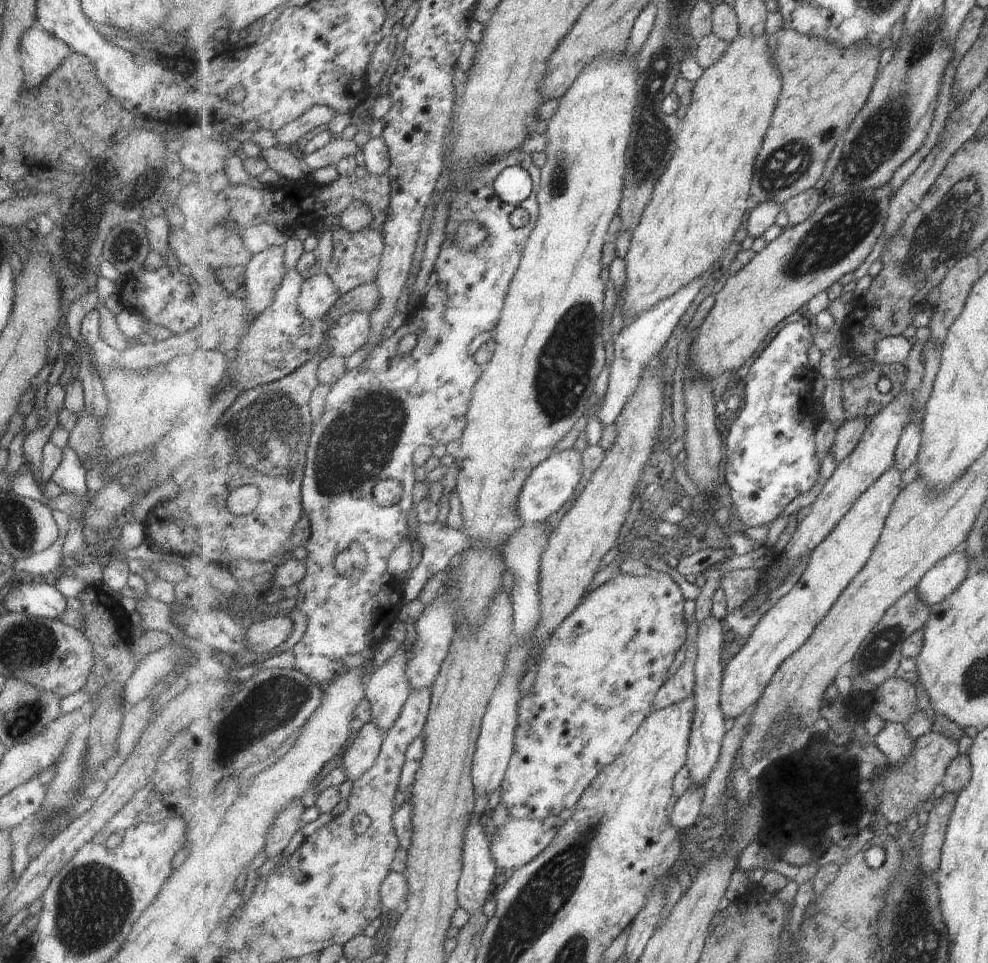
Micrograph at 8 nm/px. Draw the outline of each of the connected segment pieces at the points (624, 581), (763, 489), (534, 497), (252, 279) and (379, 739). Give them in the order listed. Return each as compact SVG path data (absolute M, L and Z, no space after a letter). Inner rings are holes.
M651 570L645 576L632 576L626 573L617 573L609 581L601 585L598 589L589 593L583 603L552 633L545 643L545 648L538 660L538 670L534 685L529 694L519 700L519 716L517 718L516 738L514 752L508 765L505 781L500 787L500 802L507 807L508 814L513 818L548 818L549 816L559 816L563 810L574 809L580 802L585 790L592 786L595 778L601 774L605 766L621 755L623 746L640 730L643 722L647 720L653 712L653 702L659 690L671 677L669 670L675 662L677 652L681 646L688 642L688 626L685 621L685 596L679 588L679 584L667 572L657 572Z
M792 323L784 326L776 337L769 343L765 351L754 361L750 367L750 371L746 376L747 388L745 390L746 404L741 409L738 419L730 426L725 444L725 485L730 489L732 505L737 509L736 514L743 523L744 528L763 526L763 524L771 524L775 522L775 518L779 518L779 514L785 510L787 504L791 504L797 496L807 494L808 490L815 488L821 476L821 468L824 459L817 458L817 431L822 426L824 420L816 410L814 401L816 400L816 389L814 388L816 370L809 368L809 348L814 344L814 329L812 326L803 326L801 323Z
M577 449L555 451L529 474L527 482L523 484L519 504L517 504L517 514L524 525L533 526L535 522L550 518L572 499L581 482L581 472L583 472L581 454L582 452Z
M275 244L253 256L253 262L246 267L245 289L247 314L257 319L275 300L275 292L287 275L285 267L286 244Z
M364 724L363 729L359 731L358 736L341 759L340 768L345 770L345 774L347 774L345 782L350 781L352 784L375 766L385 738L386 733L381 732L377 724Z

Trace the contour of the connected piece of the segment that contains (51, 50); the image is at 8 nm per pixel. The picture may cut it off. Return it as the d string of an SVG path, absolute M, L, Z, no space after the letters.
M37 25L21 34L17 52L24 75L23 87L27 94L31 94L72 51L65 42Z

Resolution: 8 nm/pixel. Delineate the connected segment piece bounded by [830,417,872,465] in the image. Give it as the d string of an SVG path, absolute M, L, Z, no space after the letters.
M857 418L857 420L846 421L835 438L835 444L831 448L831 456L835 458L835 462L839 465L853 454L855 448L859 446L859 442L863 440L863 434L869 428L870 418Z

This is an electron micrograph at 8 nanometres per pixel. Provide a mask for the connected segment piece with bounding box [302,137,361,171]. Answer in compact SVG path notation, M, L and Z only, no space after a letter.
M344 139L333 140L331 144L313 152L312 154L307 154L302 156L303 162L312 171L318 168L323 168L325 166L337 165L345 156L360 156L360 147L354 139Z

